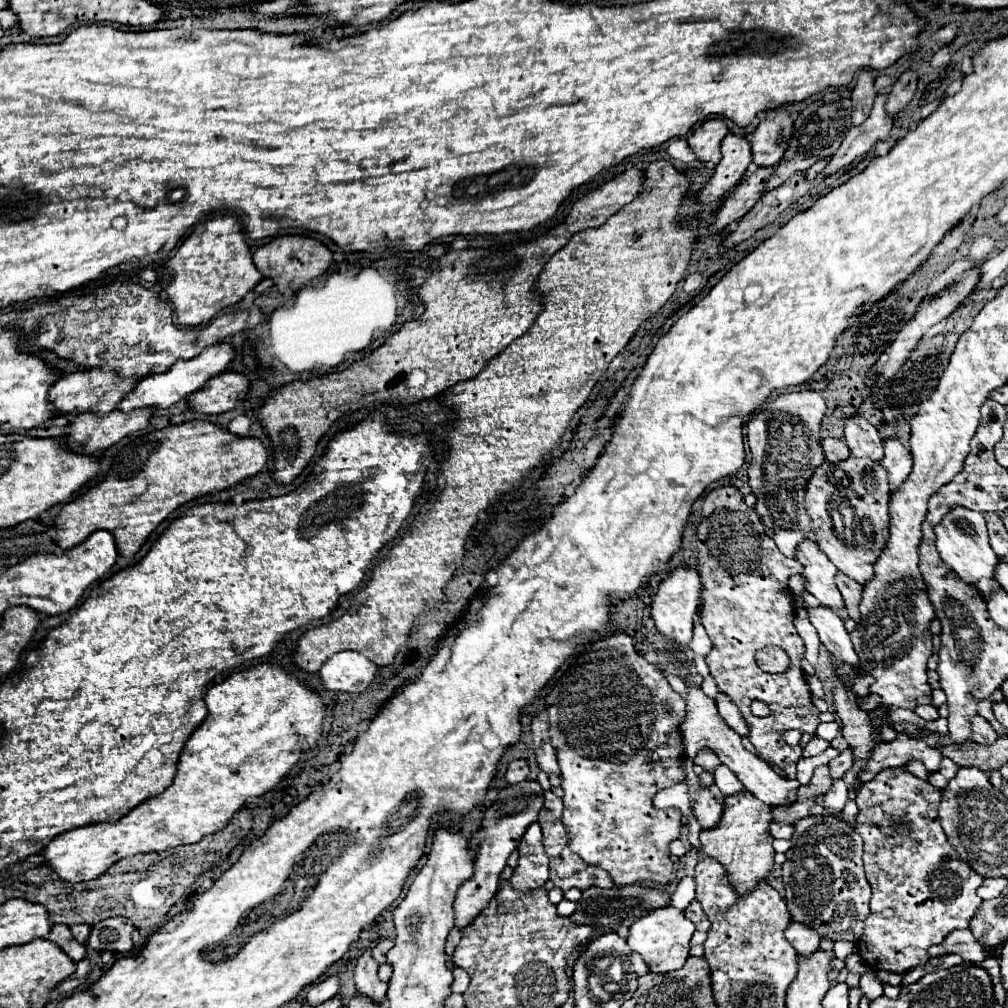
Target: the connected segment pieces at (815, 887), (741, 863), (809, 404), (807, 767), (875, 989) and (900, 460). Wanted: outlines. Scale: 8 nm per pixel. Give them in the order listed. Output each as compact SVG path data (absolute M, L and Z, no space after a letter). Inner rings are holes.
M806 816L806 820L800 820L794 824L794 848L786 852L786 862L782 866L782 878L784 878L784 900L788 904L790 916L796 922L802 922L806 926L816 926L822 936L828 936L830 940L848 940L856 942L862 936L866 914L870 914L868 902L870 902L870 884L864 876L862 866L862 838L856 834L846 822L840 818L820 818L820 816Z
M740 790L732 796L726 796L718 826L700 832L702 852L726 866L728 878L738 894L748 894L752 886L758 884L758 880L764 880L768 876L774 864L774 838L768 832L768 824L772 822L772 806L746 794L748 790Z
M782 392L774 402L762 406L762 410L748 422L748 446L752 452L750 468L748 468L748 482L752 492L758 498L756 512L762 518L764 526L770 526L774 534L774 542L780 546L782 554L794 558L794 546L810 532L810 518L804 510L804 492L810 474L814 468L824 462L824 450L820 444L820 424L826 412L826 404L820 394L816 392Z
M830 746L828 750L824 750L822 754L818 754L818 756L814 756L814 758L802 758L802 760L798 762L796 780L798 780L800 784L808 784L810 778L812 778L812 774L814 774L814 770L820 768L820 766L824 766L824 764L828 764L828 762L830 762L832 758L836 758L838 754L840 754L840 752Z
M868 970L861 975L860 978L860 987L864 995L870 1000L878 998L884 994L884 984L876 978L876 974L873 970Z
M888 438L884 442L884 458L880 464L890 476L890 488L898 488L912 470L912 456L898 438Z

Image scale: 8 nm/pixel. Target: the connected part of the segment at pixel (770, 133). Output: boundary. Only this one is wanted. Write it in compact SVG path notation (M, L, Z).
M780 108L774 118L766 118L758 124L754 130L754 138L750 140L752 144L752 162L756 166L774 166L780 162L786 142L790 140L792 134L792 118L790 114Z

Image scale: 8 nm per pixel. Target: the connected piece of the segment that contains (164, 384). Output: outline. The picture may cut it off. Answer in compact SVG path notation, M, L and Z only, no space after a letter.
M216 344L216 346L210 346L206 348L202 354L198 354L196 358L192 360L182 360L182 362L176 362L166 374L158 374L158 376L146 376L142 378L134 390L130 390L130 394L126 394L126 398L122 398L118 404L116 404L116 410L122 410L122 412L130 412L134 408L170 408L172 404L180 402L182 398L186 398L188 394L196 392L198 388L202 388L212 376L224 372L224 368L232 362L234 358L234 350L230 344Z

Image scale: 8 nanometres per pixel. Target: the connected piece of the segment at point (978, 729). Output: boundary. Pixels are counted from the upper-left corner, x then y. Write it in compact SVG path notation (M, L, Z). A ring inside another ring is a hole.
M976 714L970 720L970 724L972 724L972 734L970 734L972 742L978 742L978 744L994 744L996 742L998 734L994 732L994 728L990 726L990 722L986 718Z

